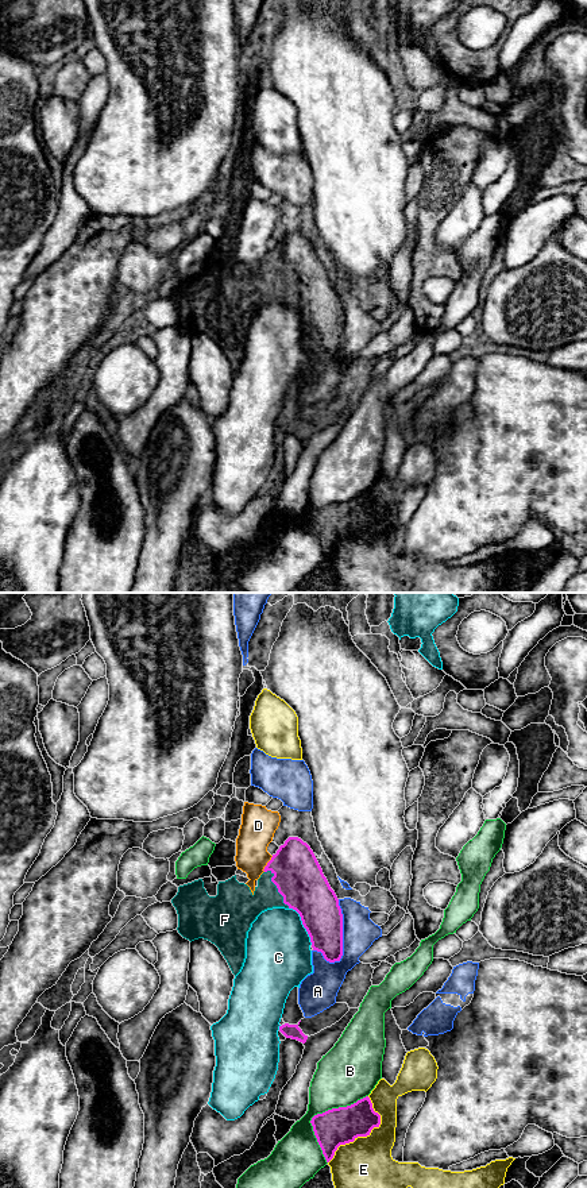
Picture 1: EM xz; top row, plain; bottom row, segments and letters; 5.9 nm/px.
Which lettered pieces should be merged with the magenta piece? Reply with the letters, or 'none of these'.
F

